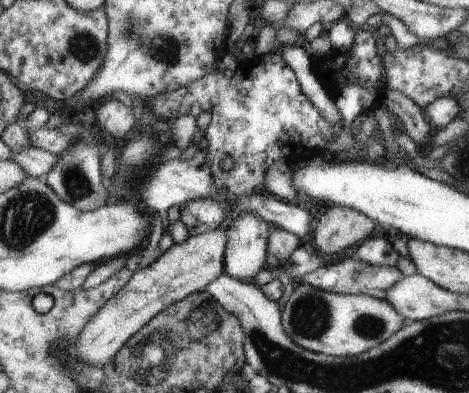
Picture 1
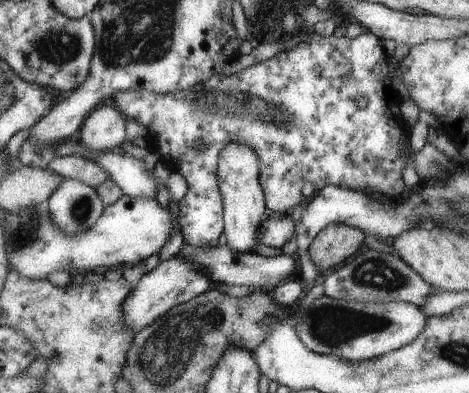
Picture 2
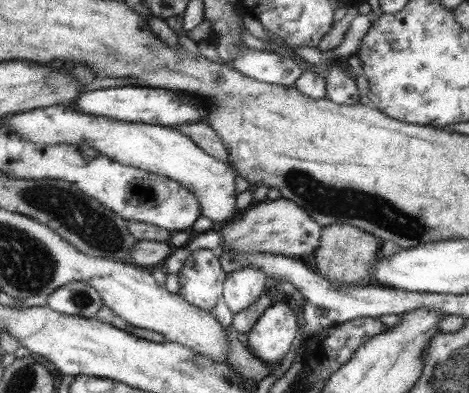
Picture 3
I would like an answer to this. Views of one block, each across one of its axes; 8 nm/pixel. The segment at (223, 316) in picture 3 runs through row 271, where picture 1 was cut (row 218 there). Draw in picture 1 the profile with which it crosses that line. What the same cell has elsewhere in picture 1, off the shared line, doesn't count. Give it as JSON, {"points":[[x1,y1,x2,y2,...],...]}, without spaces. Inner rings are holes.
{"points":[[189,200,179,206,179,222,185,224,191,236,205,234,219,228,225,210,227,208,223,204,217,204,215,200]]}

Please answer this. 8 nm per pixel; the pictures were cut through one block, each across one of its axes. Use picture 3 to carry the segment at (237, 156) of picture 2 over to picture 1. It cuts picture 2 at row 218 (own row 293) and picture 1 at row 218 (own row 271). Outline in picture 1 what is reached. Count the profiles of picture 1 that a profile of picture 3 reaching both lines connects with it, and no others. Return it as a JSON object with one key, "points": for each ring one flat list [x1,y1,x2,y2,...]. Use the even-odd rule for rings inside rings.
{"points":[[245,212,237,216,229,226,229,240,225,250,225,272,227,276,251,282,251,278,265,268,267,258,267,234,269,226,259,216]]}

